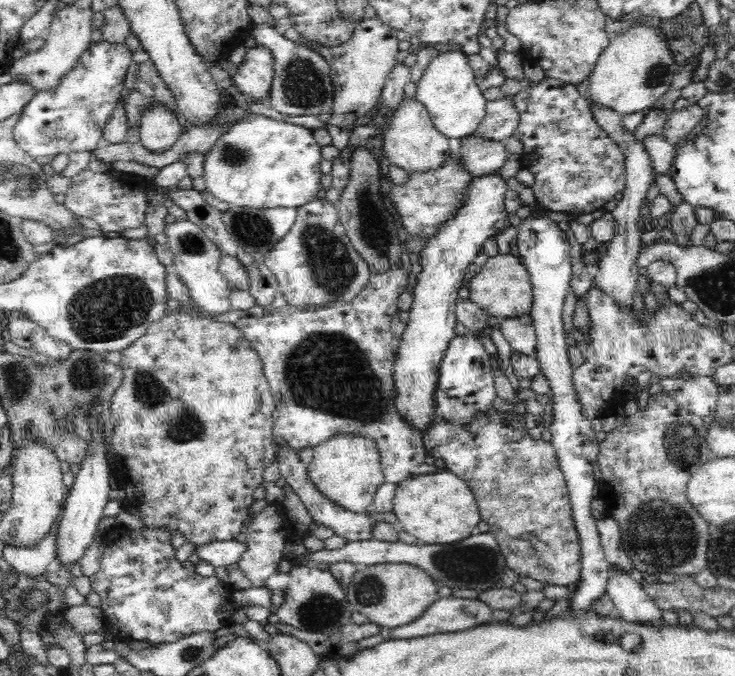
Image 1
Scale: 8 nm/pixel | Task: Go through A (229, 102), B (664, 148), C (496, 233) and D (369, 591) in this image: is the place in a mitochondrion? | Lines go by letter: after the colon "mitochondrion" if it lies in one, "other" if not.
A: other
B: other
C: other
D: mitochondrion

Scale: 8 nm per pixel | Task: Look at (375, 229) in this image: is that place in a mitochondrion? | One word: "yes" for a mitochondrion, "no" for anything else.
yes

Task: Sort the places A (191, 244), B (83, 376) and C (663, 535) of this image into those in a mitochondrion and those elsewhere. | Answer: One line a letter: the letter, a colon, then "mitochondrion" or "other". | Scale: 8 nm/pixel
A: mitochondrion
B: mitochondrion
C: mitochondrion

